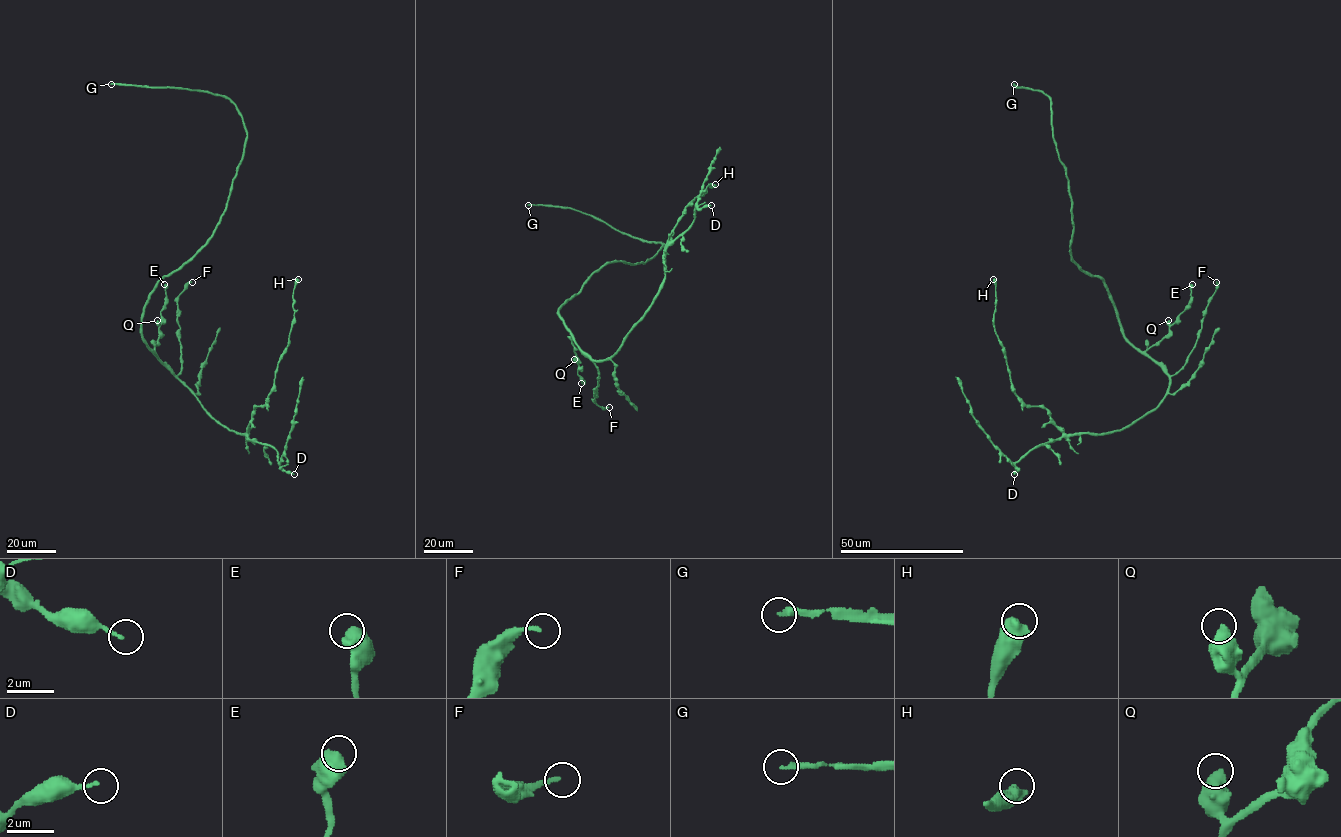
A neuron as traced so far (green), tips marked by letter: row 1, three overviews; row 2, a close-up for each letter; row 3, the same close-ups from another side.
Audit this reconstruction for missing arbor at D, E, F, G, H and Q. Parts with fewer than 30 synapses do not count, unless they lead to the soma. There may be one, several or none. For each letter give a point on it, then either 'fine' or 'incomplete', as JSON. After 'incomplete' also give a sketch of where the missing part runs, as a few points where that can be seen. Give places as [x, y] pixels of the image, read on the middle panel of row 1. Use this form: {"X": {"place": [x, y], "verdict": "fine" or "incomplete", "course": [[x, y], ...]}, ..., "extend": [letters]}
{"D": {"place": [711, 205], "verdict": "fine"}, "E": {"place": [581, 383], "verdict": "fine"}, "F": {"place": [609, 407], "verdict": "fine"}, "G": {"place": [528, 205], "verdict": "incomplete"}, "H": {"place": [715, 184], "verdict": "fine"}, "Q": {"place": [574, 359], "verdict": "fine"}, "extend": ["G"]}

